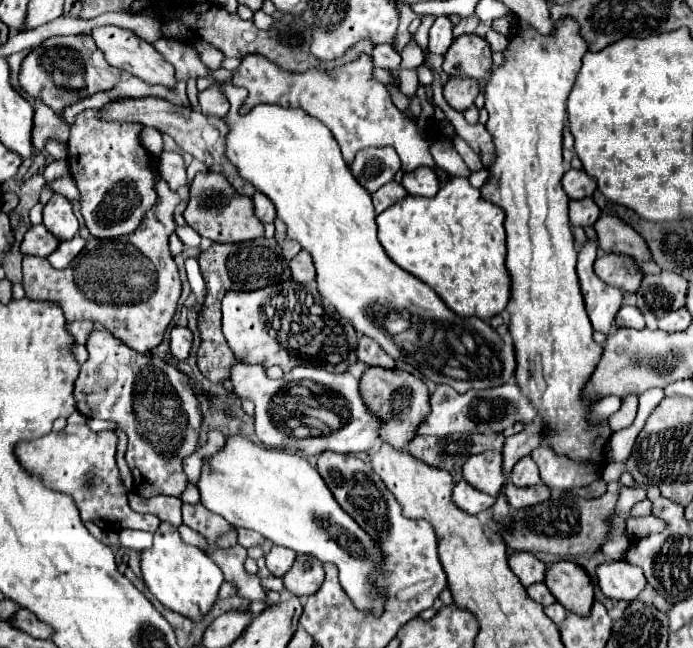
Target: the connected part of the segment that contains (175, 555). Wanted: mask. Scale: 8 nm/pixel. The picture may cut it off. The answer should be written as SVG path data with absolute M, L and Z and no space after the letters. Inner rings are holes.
M162 521L158 531L154 533L152 547L140 553L140 569L144 585L160 603L166 609L172 609L192 621L204 619L218 597L220 585L224 583L222 569L212 563L210 557L204 555L204 551L186 545L180 539L178 529L174 525L168 525L166 521Z

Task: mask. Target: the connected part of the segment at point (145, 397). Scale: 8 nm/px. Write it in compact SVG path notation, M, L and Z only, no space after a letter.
M92 331L86 349L90 353L88 361L80 367L80 375L74 385L76 407L84 417L108 419L120 425L120 429L128 435L128 451L126 461L134 477L134 491L152 497L152 495L180 495L188 483L182 471L182 459L196 451L198 433L202 425L200 405L192 393L188 377L180 373L176 367L168 365L160 357L142 355L134 349L126 347L122 341L112 337L108 331Z

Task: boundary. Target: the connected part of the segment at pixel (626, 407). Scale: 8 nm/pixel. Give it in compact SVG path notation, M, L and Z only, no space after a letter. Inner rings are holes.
M628 395L628 397L622 399L622 407L608 419L608 427L612 429L612 433L628 427L634 421L636 407L638 407L638 397L636 395Z

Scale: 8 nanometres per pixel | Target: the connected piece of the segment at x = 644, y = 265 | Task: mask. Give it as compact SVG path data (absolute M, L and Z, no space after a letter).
M600 215L594 229L598 233L600 249L604 249L606 253L622 253L632 257L644 273L660 273L660 267L652 261L646 241L622 219L614 215Z

